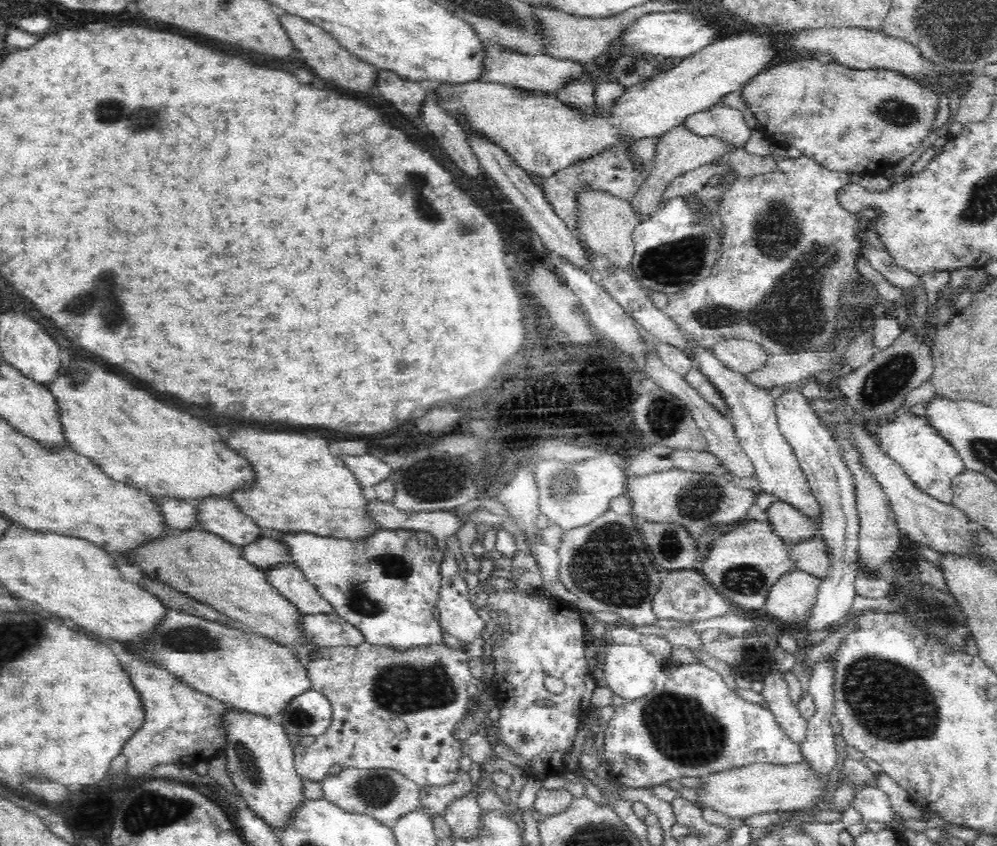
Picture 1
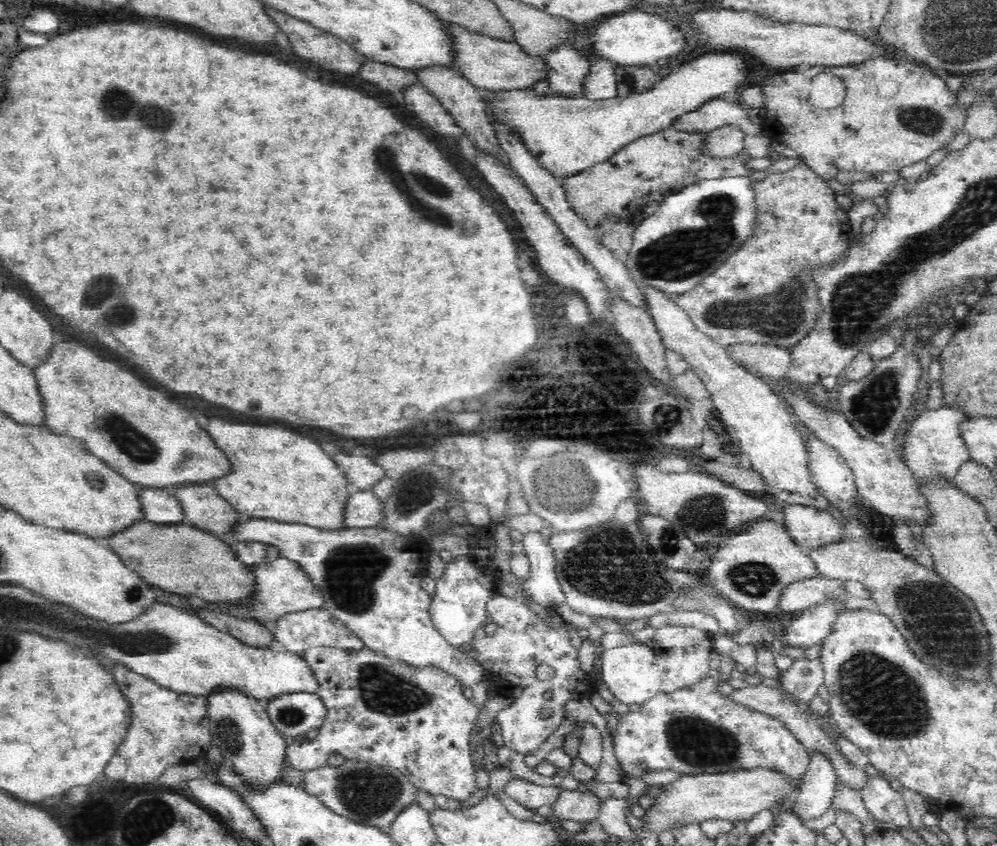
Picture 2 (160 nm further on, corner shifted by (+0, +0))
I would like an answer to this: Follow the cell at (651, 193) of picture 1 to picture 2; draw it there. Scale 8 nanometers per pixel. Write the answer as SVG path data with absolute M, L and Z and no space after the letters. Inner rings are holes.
M722 126L706 135L700 151L712 159L734 159L743 154L744 133L736 127Z

